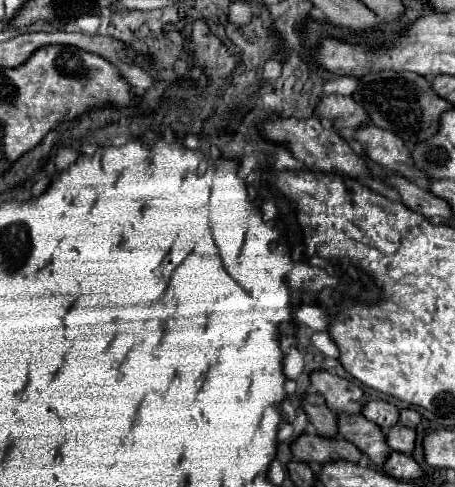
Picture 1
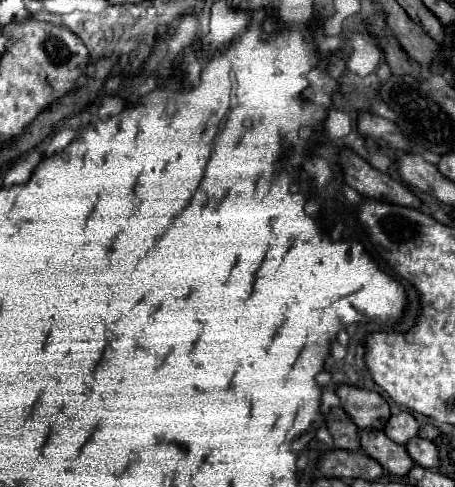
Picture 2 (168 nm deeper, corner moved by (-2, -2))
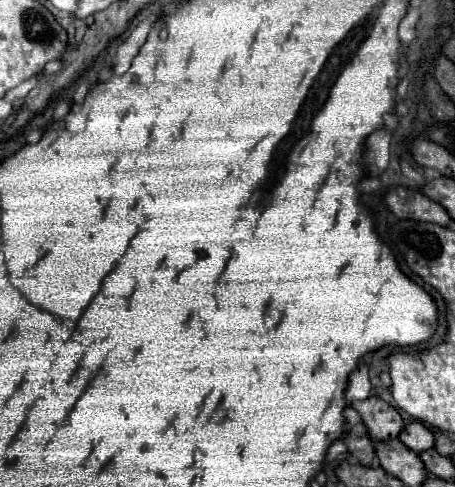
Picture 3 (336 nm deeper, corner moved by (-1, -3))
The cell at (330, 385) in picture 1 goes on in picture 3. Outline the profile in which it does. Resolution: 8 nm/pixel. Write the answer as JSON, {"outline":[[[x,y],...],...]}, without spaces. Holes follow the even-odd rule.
{"outline":[[[366,398],[366,400],[354,400],[350,404],[358,414],[362,416],[362,422],[368,428],[368,434],[372,440],[390,440],[400,434],[404,428],[404,422],[396,408],[392,408],[388,402],[380,398]]]}

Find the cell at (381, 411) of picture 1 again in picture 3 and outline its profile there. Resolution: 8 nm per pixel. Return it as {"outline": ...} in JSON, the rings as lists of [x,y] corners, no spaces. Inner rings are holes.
{"outline":[[[422,422],[406,424],[404,430],[398,434],[398,440],[402,440],[402,444],[406,444],[414,452],[422,452],[434,446],[434,434]]]}

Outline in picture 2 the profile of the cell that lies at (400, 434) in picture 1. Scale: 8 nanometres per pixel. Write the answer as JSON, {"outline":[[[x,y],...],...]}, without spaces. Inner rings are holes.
{"outline":[[[415,437],[415,439],[411,439],[411,443],[407,443],[407,451],[409,451],[411,459],[415,463],[419,463],[421,467],[425,467],[425,469],[439,467],[439,451],[431,441]]]}

